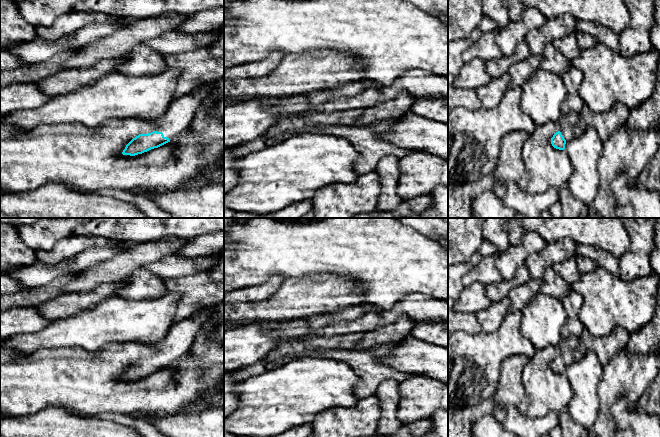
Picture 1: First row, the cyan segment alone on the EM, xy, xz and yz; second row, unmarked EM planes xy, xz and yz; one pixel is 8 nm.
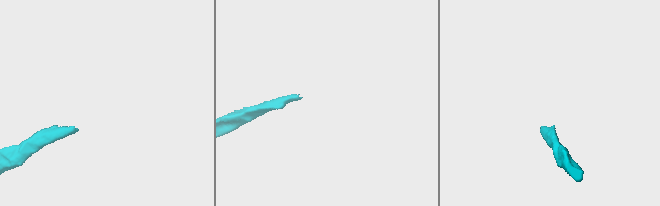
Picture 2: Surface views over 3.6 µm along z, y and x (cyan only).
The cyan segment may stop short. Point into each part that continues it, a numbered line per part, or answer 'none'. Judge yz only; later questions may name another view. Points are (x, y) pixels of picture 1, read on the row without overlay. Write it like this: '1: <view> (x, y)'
1: yz (567, 346)

